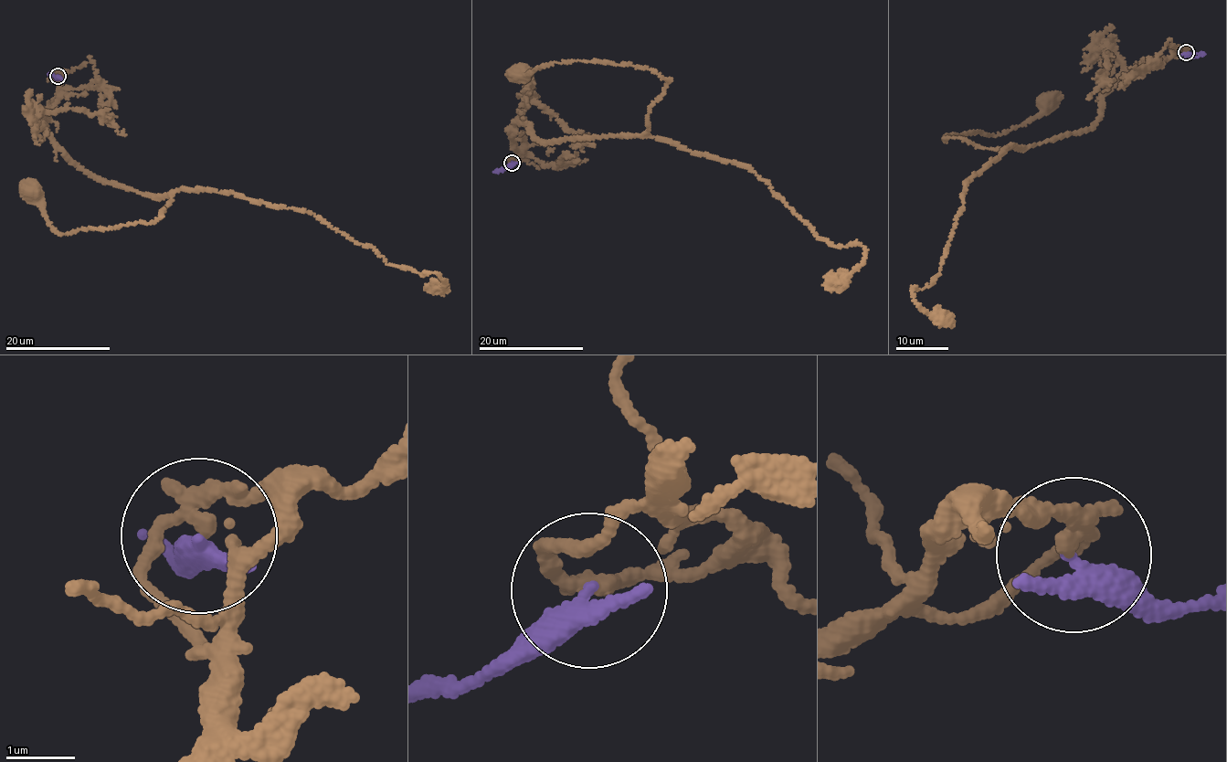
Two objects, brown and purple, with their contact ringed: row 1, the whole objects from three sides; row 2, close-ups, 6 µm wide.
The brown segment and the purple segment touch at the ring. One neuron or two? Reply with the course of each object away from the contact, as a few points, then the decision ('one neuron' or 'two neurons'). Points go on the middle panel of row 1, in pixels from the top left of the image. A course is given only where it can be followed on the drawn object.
course brown (513, 164), (519, 121), (557, 143), (641, 135), (667, 80), (583, 59), (522, 75); course purple (512, 163), (493, 173); two neurons

